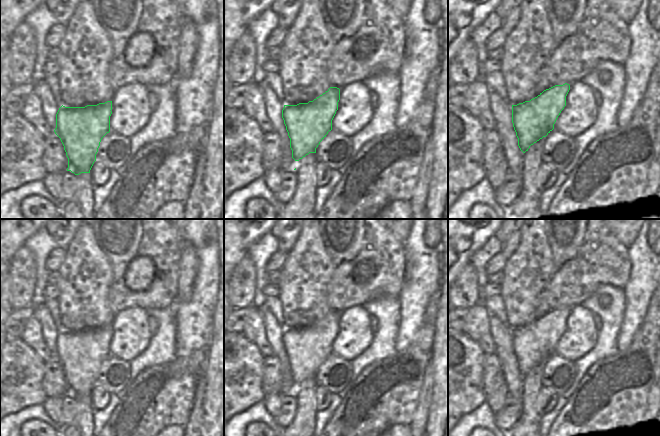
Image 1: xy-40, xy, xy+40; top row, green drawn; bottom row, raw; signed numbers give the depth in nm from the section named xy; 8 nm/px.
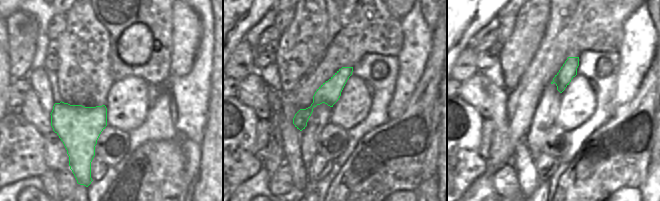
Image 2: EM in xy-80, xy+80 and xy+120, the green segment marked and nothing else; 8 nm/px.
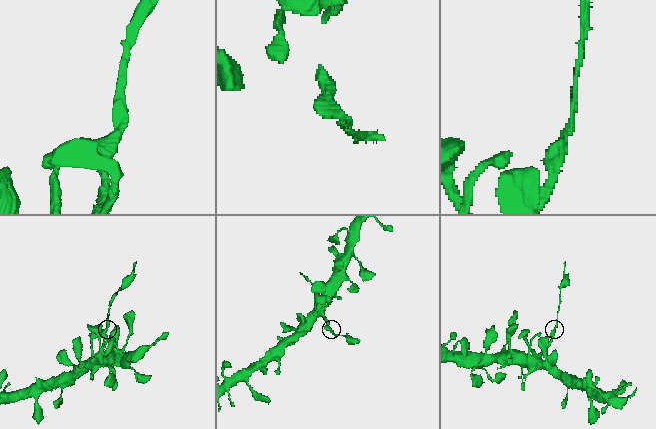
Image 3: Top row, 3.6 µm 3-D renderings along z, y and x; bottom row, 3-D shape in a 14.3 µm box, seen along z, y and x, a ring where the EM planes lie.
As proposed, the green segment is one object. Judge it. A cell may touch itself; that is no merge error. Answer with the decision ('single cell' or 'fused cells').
fused cells

